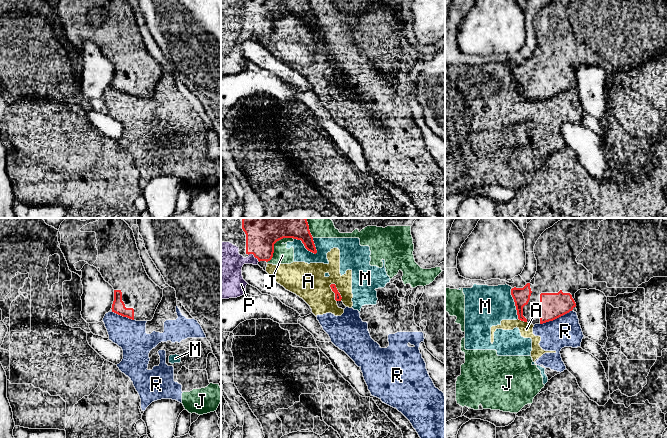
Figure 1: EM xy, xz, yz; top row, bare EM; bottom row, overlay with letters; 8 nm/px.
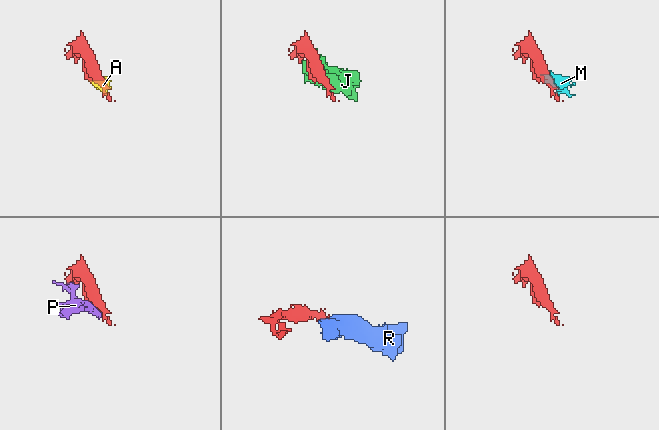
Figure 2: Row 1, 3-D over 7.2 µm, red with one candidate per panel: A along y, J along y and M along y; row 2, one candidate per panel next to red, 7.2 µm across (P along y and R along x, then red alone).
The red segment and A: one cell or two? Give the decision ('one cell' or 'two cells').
two cells

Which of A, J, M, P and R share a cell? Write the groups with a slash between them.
A J M R / P

